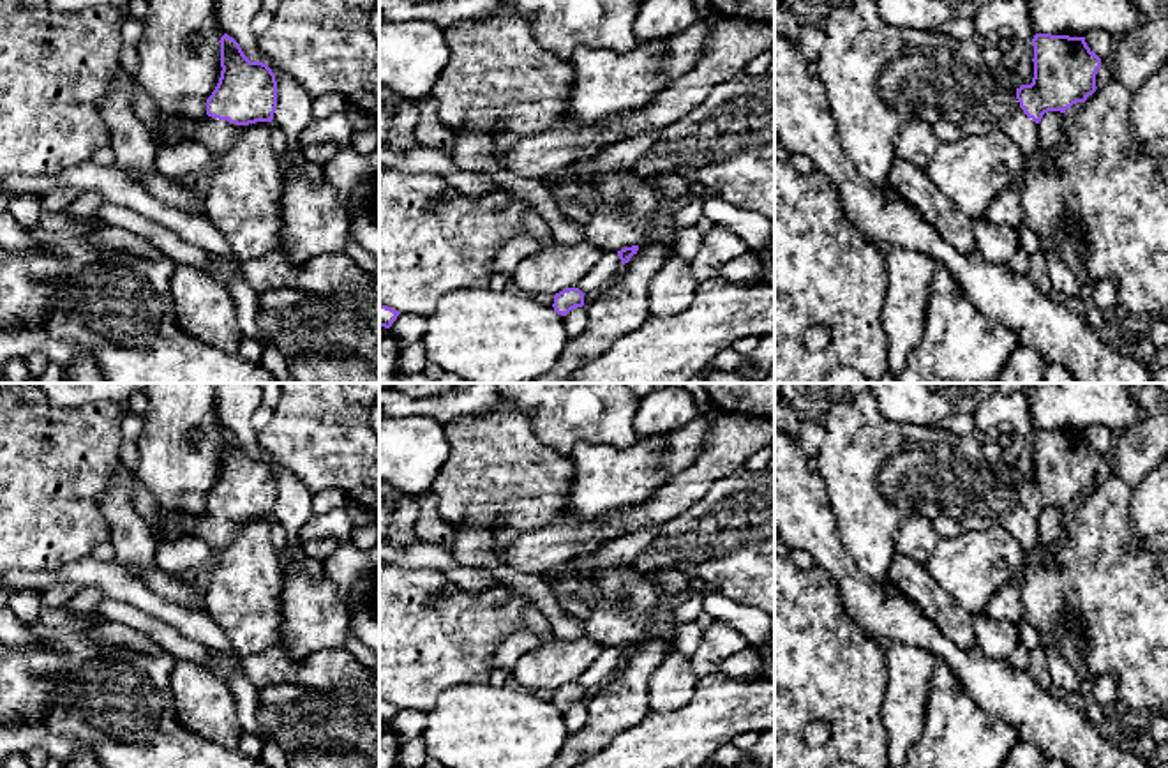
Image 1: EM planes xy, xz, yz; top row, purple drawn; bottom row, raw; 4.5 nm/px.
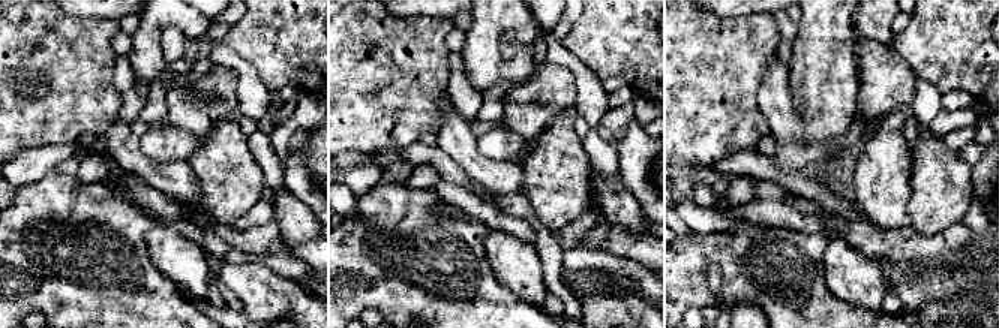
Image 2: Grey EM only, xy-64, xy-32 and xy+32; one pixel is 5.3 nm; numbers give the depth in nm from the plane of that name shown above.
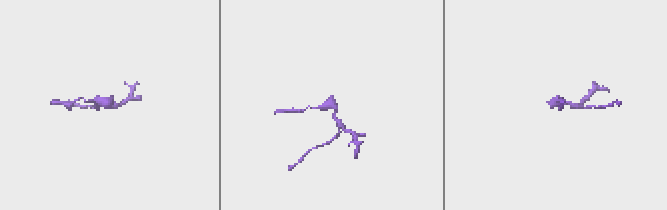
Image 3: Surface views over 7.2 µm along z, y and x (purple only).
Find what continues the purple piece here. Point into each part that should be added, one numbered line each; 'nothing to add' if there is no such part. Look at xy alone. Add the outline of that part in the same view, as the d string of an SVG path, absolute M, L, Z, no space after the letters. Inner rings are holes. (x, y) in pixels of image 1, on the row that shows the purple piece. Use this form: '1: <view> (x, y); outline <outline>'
1: xy (217, 135); outline M205 117L196 129L196 141L205 145L221 157L238 138L245 125L229 124L228 120L219 120Z

